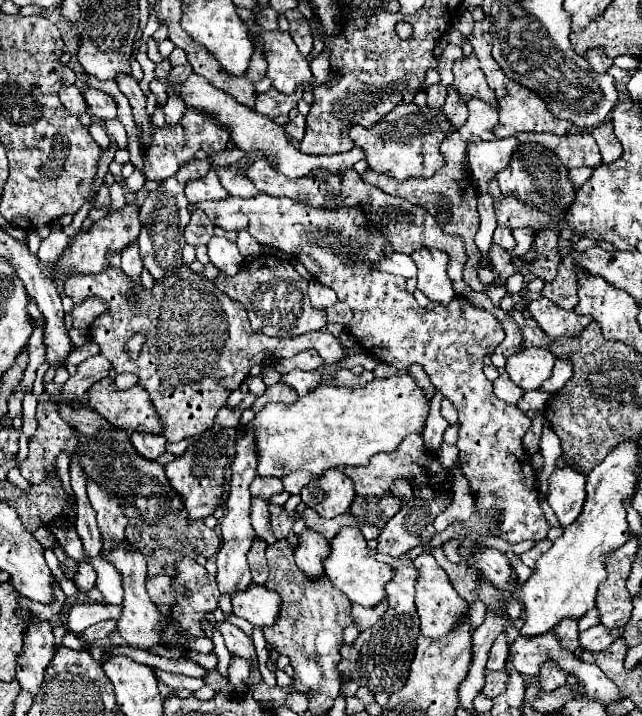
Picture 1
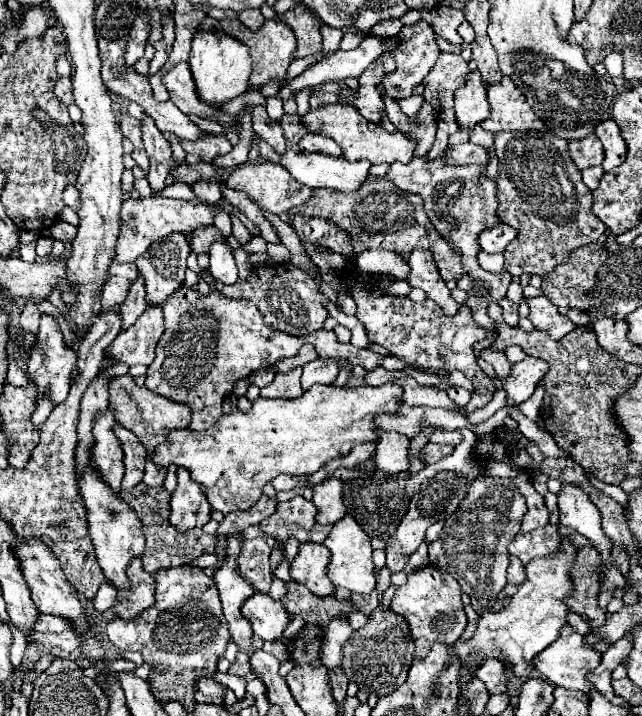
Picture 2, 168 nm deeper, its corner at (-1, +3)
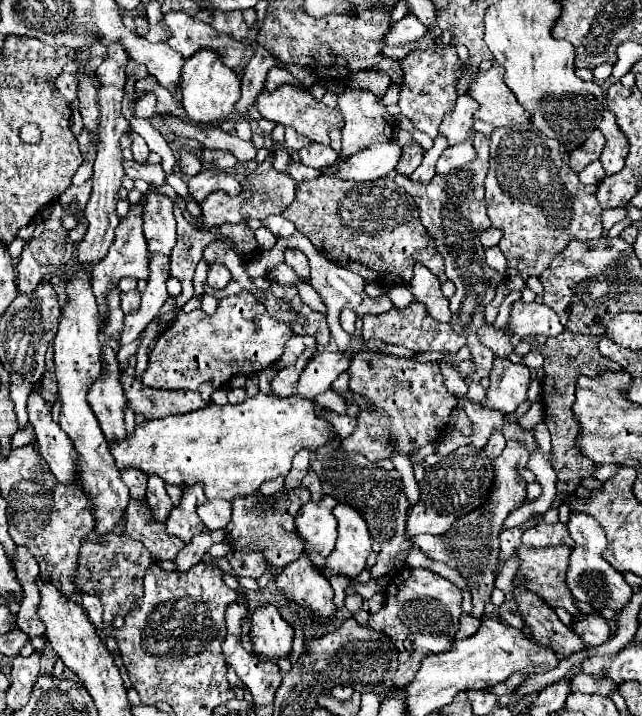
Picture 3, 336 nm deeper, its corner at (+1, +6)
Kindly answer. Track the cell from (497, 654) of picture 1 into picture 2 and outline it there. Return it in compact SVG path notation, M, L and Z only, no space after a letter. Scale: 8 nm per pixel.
M488 660L478 672L476 678L484 682L488 694L500 694L508 690L508 682L504 678L504 666L498 660Z

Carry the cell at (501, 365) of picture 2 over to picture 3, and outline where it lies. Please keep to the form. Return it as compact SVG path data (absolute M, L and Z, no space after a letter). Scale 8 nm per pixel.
M490 323L482 329L478 329L478 339L482 345L486 345L494 353L494 357L508 359L508 355L512 353L510 339L504 335L504 331L496 331Z

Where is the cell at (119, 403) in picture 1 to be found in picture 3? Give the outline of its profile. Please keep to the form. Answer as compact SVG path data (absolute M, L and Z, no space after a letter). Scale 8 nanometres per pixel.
M126 373L120 375L128 407L144 419L160 419L168 415L184 415L206 407L200 393L194 391L166 391L144 387L140 379Z

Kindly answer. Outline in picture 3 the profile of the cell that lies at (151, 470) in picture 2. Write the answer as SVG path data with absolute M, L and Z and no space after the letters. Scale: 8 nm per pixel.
M148 477L148 489L146 489L146 499L154 511L156 521L164 521L172 509L172 499L168 497L164 489L164 481L158 477Z

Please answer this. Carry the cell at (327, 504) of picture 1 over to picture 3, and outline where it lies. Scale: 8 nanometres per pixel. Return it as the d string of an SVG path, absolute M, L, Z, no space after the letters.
M324 495L318 503L310 501L304 505L296 517L296 529L306 541L306 553L310 561L324 571L328 571L324 559L330 555L336 541L336 517L332 513L334 505L336 499Z

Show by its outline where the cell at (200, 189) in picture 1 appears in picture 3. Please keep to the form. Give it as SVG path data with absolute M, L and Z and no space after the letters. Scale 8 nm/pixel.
M204 169L188 181L188 191L194 195L198 203L202 203L216 189L222 189L234 197L240 193L240 183L222 169Z

